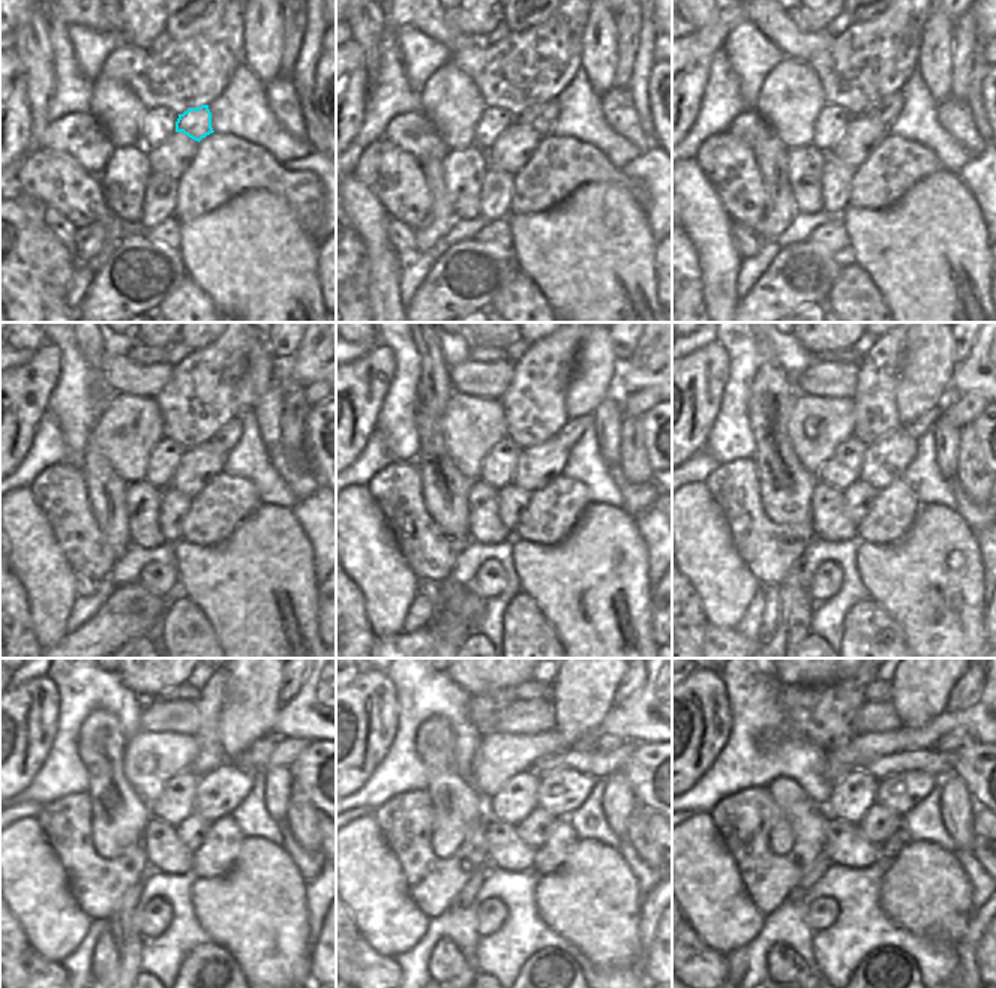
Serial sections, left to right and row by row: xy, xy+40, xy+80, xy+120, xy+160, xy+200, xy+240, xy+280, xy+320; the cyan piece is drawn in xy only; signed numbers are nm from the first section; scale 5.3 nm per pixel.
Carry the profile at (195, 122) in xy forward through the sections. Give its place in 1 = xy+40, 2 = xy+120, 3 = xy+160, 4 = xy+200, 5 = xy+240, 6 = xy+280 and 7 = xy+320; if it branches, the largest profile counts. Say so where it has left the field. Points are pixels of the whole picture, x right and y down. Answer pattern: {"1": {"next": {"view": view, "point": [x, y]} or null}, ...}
{"1": {"next": {"view": "xy+40", "point": [540, 117]}}, "2": {"next": {"view": "xy+120", "point": [227, 437]}}, "3": {"next": {"view": "xy+160", "point": [572, 429]}}, "4": {"next": {"view": "xy+200", "point": [924, 423]}}, "5": {"next": {"view": "xy+240", "point": [252, 759]}}, "6": {"next": {"view": "xy+280", "point": [609, 741]}}, "7": {"next": {"view": "xy+320", "point": [951, 742]}}}

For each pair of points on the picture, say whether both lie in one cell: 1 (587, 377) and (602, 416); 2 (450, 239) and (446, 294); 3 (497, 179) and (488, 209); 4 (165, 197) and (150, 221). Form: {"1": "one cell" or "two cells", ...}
{"1": "two cells", "2": "two cells", "3": "one cell", "4": "one cell"}

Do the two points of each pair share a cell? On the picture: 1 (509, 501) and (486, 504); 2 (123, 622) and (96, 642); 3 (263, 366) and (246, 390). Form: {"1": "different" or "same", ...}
{"1": "different", "2": "same", "3": "same"}

